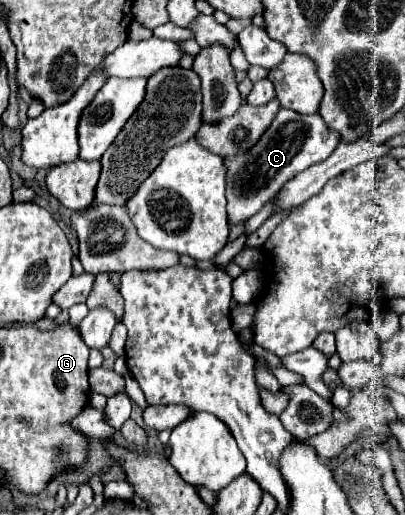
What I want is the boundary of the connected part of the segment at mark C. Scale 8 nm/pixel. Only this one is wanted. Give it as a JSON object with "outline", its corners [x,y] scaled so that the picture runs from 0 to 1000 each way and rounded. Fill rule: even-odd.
{"outline":[[[694,212],[669,239],[669,247],[649,258],[649,266],[585,305],[556,305],[560,328],[560,414],[565,437],[600,433],[620,425],[630,414],[649,406],[649,398],[684,379],[694,359],[753,332],[763,320],[802,313],[837,278],[837,262],[807,250],[802,235],[788,219],[743,223],[714,212]]]}

